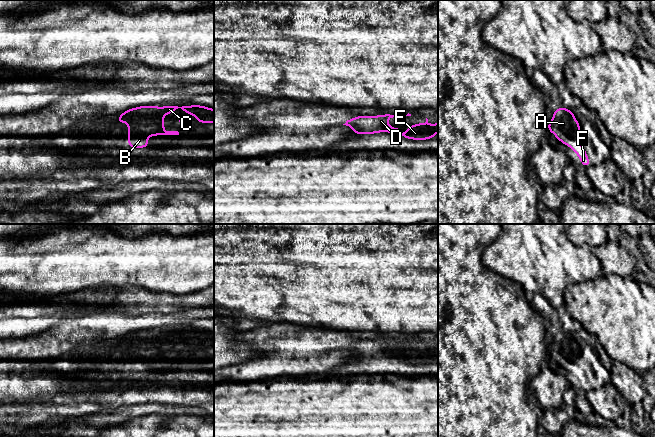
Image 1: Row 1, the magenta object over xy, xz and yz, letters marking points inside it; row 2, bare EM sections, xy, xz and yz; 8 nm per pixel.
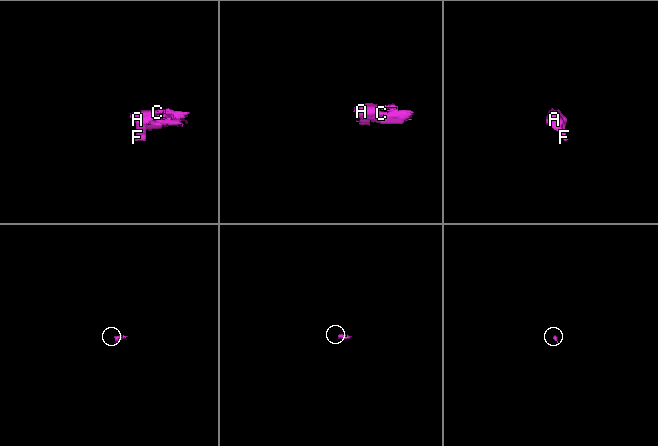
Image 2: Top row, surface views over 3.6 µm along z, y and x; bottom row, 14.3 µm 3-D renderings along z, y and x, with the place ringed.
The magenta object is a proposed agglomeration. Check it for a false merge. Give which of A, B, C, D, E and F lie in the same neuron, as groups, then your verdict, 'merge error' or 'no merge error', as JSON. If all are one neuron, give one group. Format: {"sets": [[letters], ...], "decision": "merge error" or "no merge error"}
{"sets": [["A", "B", "C", "D", "E", "F"]], "decision": "no merge error"}

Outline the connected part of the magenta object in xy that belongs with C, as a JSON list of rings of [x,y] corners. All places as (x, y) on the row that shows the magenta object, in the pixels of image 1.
[[[202,105],[139,106],[118,116],[119,123],[128,124],[128,145],[133,148],[148,147],[148,138],[157,135],[179,135],[178,131],[164,130],[164,116],[176,109],[193,115],[199,124],[214,123],[214,109]]]

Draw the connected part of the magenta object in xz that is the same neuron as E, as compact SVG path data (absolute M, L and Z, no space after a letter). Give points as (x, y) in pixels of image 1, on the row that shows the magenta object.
M390 114L377 116L361 116L348 119L345 124L352 128L356 134L375 134L380 132L388 132L390 134L399 134L406 139L427 140L435 137L438 133L438 123L429 124L426 118L425 123L410 125L404 133L400 133L396 127L388 125L388 120L395 117Z

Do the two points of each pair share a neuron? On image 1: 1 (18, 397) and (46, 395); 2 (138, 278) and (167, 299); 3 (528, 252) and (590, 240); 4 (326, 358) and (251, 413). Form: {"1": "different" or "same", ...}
{"1": "same", "2": "different", "3": "different", "4": "different"}

